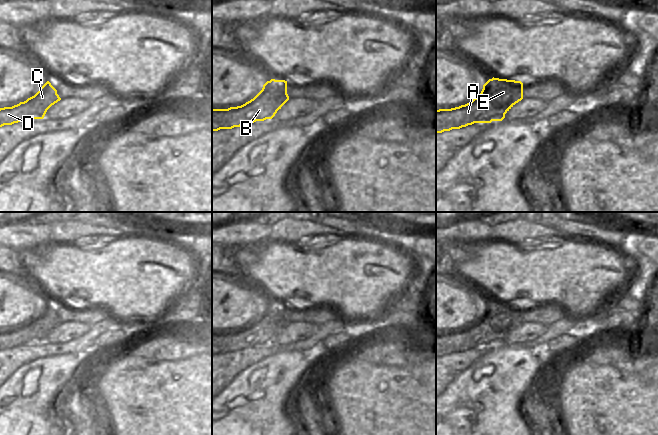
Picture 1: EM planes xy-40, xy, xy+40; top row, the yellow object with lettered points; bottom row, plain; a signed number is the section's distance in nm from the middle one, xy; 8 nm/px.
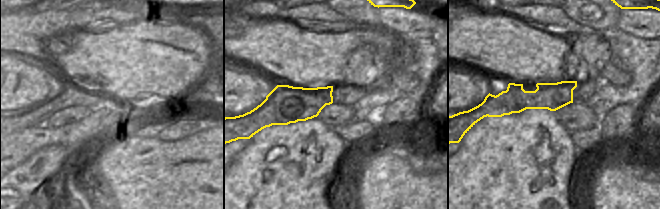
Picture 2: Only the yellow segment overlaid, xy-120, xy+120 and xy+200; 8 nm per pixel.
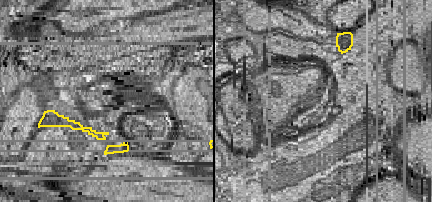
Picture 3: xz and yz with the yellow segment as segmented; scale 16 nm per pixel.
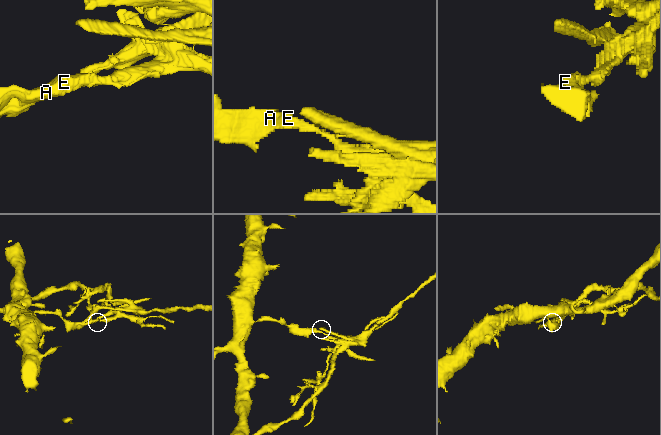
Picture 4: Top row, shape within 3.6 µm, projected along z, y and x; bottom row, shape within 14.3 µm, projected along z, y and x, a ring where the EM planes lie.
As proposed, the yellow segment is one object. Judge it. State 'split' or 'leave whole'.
split

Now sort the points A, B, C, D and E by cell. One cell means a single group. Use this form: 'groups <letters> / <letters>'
groups A B C D / E

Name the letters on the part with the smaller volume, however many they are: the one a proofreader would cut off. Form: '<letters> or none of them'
E

